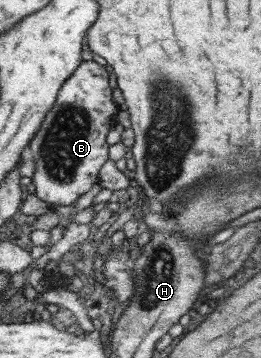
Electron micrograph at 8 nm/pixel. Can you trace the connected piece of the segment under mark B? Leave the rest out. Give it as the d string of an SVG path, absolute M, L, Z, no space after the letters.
M82 61L74 73L63 81L58 89L56 100L51 111L45 113L45 119L36 129L36 134L28 143L34 163L31 183L34 185L36 196L54 205L57 211L69 210L76 199L98 183L98 171L107 161L106 132L116 124L117 107L111 100L111 88L108 83L108 72L95 61Z

